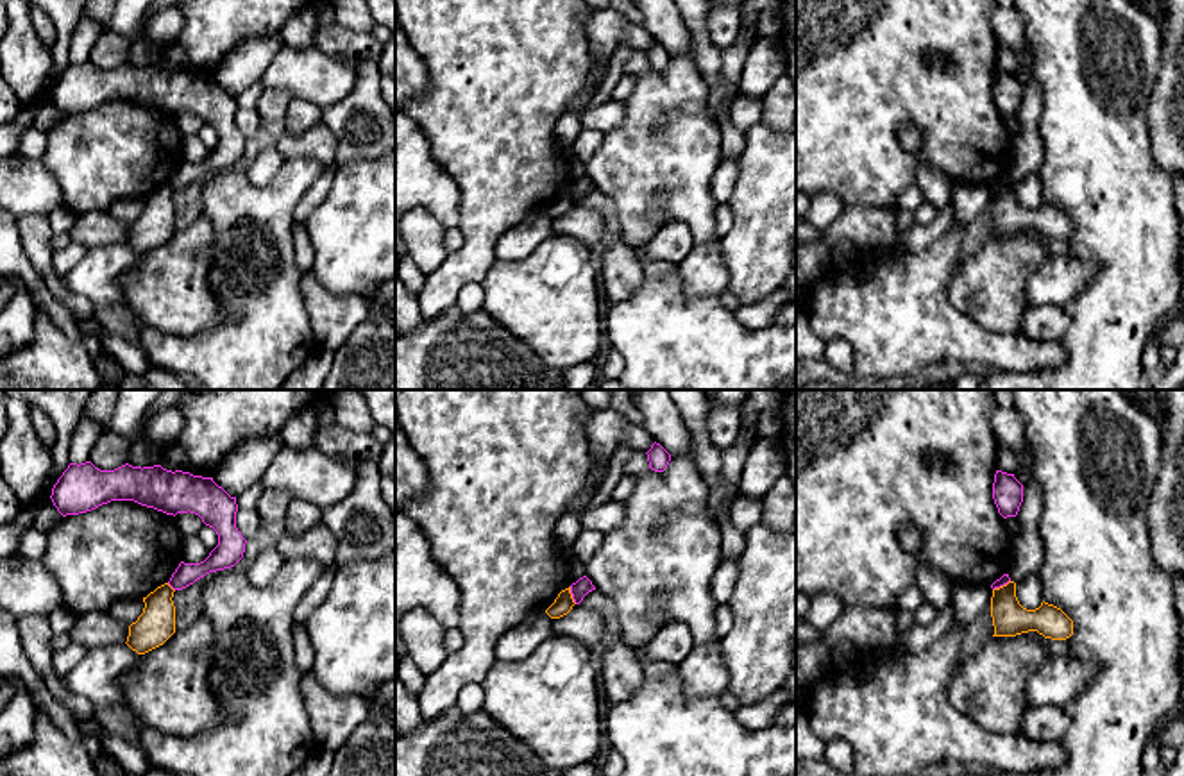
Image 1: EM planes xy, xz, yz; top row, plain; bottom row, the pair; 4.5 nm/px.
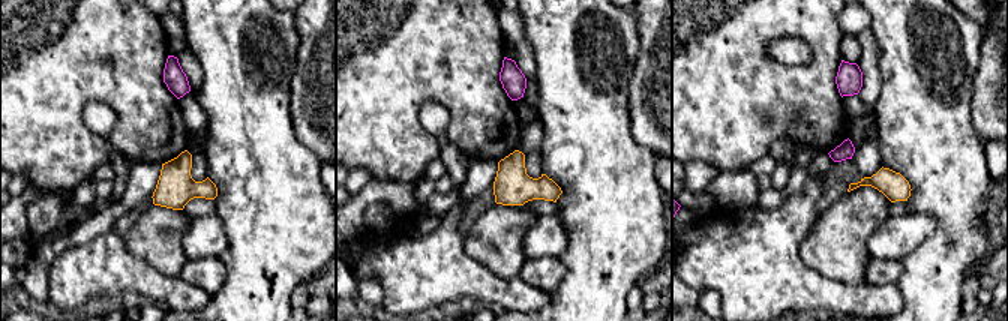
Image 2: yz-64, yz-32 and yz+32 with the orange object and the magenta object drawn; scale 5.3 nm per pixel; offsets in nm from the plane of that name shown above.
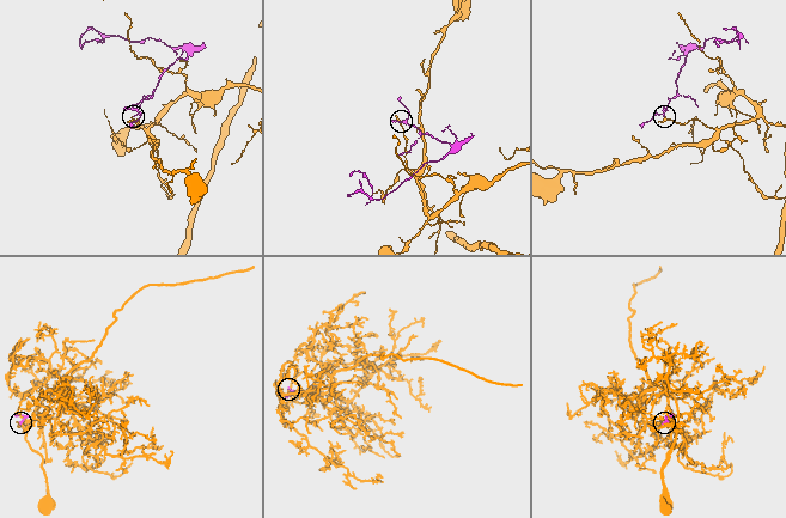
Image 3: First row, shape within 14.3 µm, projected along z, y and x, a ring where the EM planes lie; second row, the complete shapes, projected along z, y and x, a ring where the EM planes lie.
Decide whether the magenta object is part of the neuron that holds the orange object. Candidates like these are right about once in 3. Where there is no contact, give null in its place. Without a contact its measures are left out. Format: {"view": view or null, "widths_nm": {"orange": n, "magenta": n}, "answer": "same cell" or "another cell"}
{"view": "xz", "widths_nm": {"orange": 90, "magenta": 80}, "answer": "another cell"}

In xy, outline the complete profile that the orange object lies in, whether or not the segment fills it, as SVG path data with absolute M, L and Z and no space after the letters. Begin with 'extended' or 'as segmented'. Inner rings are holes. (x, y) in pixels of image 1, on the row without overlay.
as segmented; M165 182L143 197L143 213L129 225L125 241L138 254L163 245L175 232L173 191L175 190Z

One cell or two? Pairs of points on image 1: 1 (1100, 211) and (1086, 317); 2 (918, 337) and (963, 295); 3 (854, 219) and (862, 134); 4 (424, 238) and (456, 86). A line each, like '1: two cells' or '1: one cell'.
1: one cell
2: two cells
3: two cells
4: two cells

